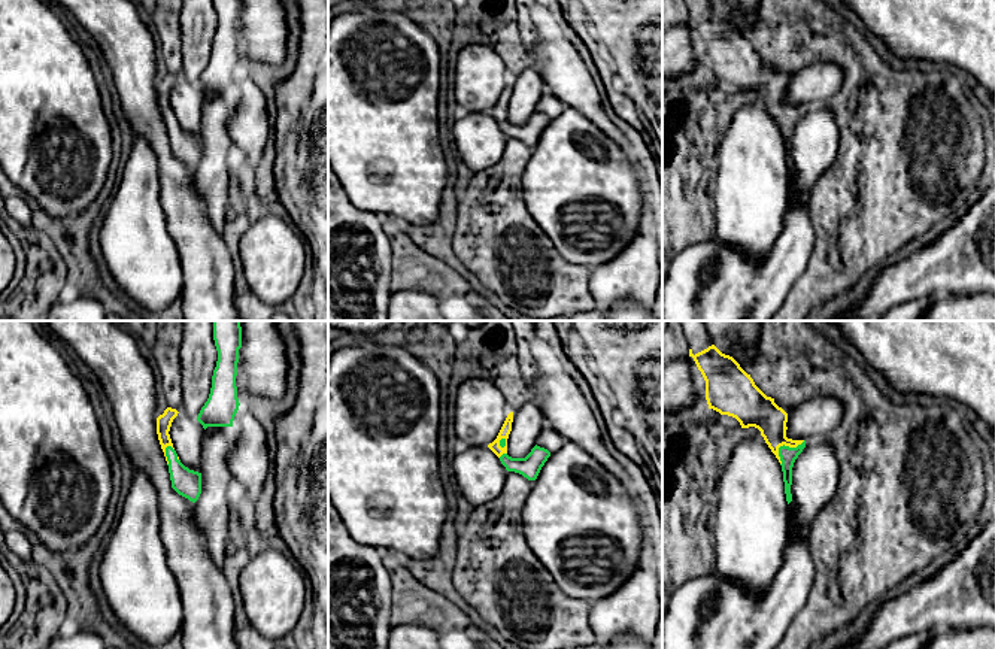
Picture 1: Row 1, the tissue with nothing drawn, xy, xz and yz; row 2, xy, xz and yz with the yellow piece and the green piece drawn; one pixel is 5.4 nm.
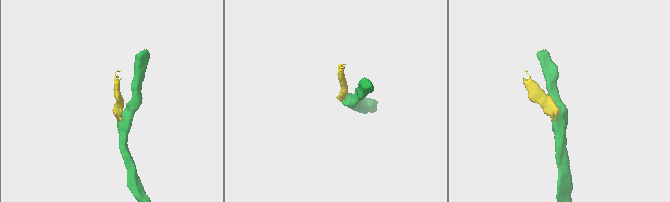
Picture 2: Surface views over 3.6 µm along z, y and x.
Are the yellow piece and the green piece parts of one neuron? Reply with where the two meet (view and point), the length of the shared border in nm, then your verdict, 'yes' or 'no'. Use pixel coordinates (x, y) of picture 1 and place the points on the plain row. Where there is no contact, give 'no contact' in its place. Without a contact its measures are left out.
yz (783, 109) | 190 nm | yes

